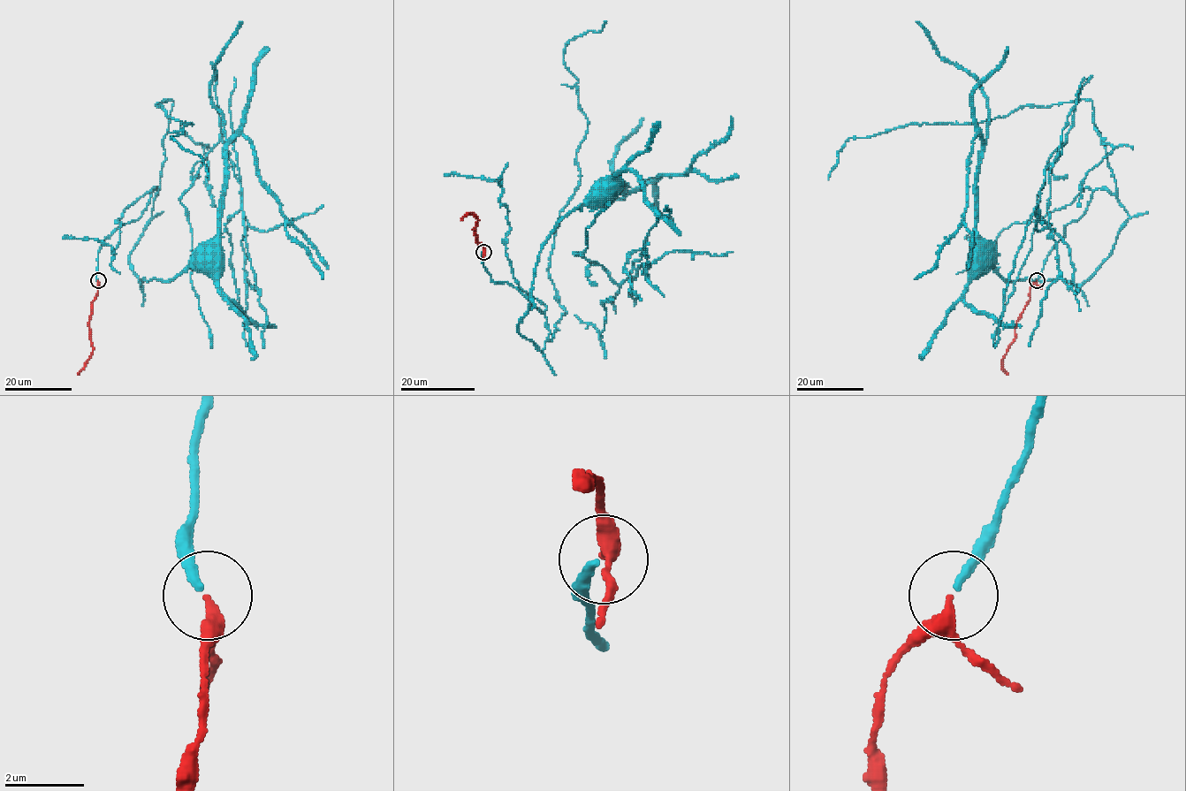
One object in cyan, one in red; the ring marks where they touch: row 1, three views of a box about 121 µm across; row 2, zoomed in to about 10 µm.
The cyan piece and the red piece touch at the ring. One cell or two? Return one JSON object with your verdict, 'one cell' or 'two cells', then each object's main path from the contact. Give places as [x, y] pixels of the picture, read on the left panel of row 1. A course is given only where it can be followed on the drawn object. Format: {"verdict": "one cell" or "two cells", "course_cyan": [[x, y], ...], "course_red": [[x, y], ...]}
{"verdict": "one cell", "course_cyan": [[97, 280], [155, 188], [140, 285], [207, 272], [263, 330], [222, 141], [179, 198], [211, 347]], "course_red": [[98, 281], [88, 322], [91, 355], [77, 374]]}

